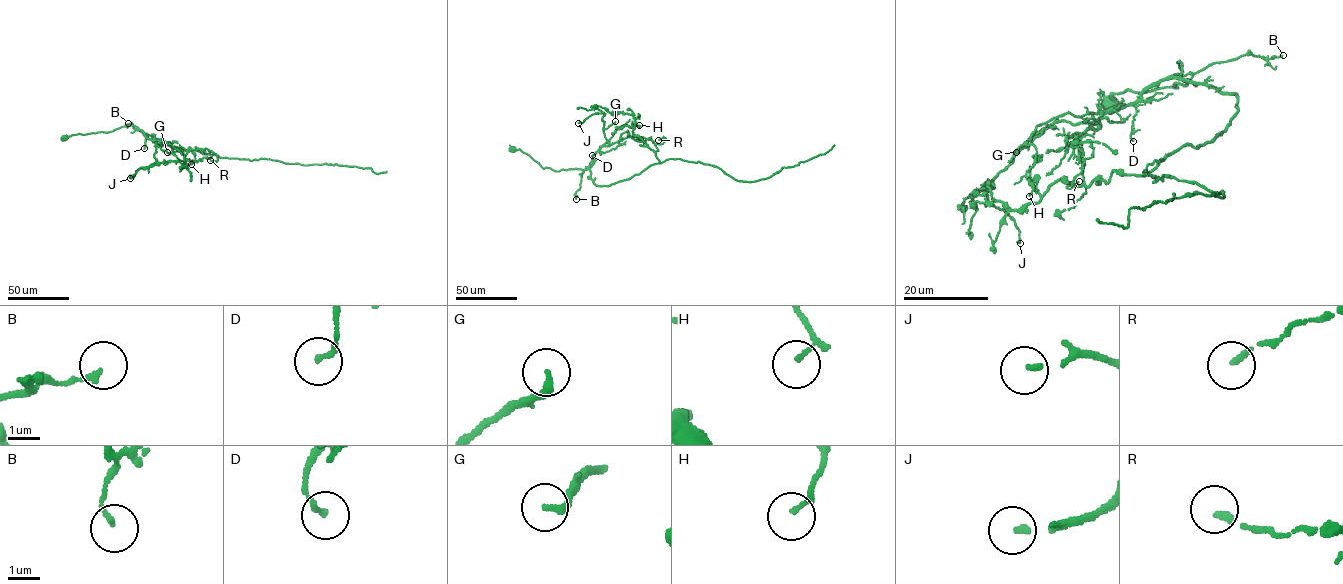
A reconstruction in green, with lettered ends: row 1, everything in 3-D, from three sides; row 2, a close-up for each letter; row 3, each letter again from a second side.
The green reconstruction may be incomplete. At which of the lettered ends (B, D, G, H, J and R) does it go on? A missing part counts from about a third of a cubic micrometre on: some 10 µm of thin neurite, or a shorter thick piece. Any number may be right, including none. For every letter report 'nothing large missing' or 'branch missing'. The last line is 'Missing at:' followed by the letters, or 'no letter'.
B: nothing large missing
D: nothing large missing
G: branch missing
H: nothing large missing
J: branch missing
R: nothing large missing
Missing at: G, J

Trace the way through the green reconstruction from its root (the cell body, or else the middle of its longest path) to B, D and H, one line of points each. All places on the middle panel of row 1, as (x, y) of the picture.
B: (512, 149), (527, 154), (543, 168), (558, 171), (586, 170), (589, 166), (582, 174), (576, 199)
D: (512, 149), (527, 154), (543, 168), (557, 171), (586, 170), (592, 155)
H: (512, 149), (527, 154), (543, 168), (586, 170), (594, 153), (617, 128), (639, 125)

